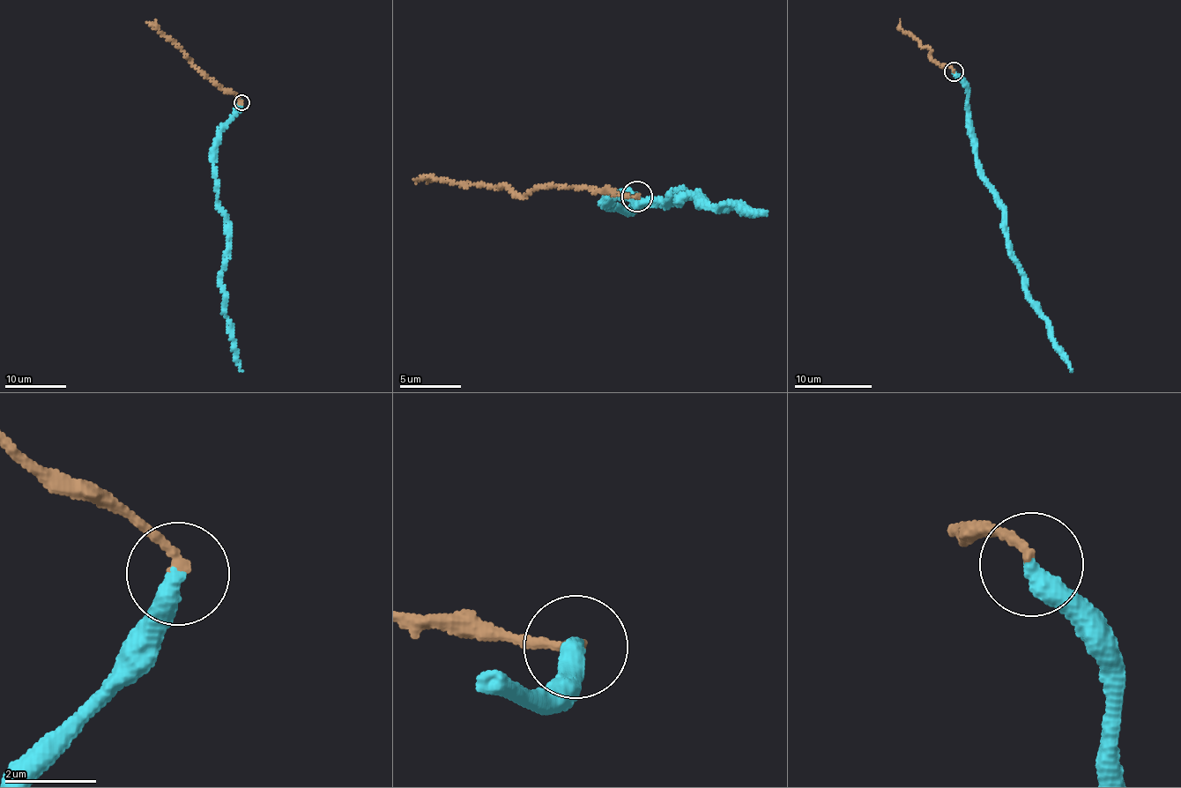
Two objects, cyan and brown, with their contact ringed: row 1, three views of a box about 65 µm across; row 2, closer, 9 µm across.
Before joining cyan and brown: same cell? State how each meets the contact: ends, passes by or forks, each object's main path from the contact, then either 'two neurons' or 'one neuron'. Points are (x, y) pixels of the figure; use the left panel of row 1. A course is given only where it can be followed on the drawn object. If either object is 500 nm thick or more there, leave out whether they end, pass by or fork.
cyan ends | brown ends | cyan via (241, 103), (219, 133), (214, 174), (217, 200), (226, 225), (221, 277), (224, 311), (240, 372) | brown via (241, 103), (234, 93), (224, 91), (206, 78), (177, 46), (147, 23) | two neurons

